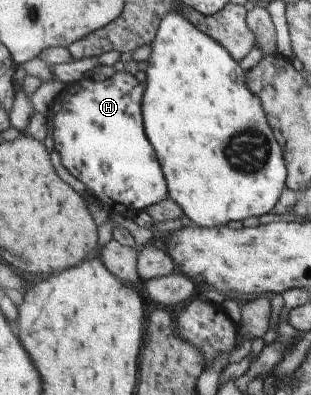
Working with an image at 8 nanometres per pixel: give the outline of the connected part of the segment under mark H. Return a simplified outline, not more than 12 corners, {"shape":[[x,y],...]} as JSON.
{"shape":[[123,70],[67,85],[47,115],[65,169],[110,214],[170,194]]}

